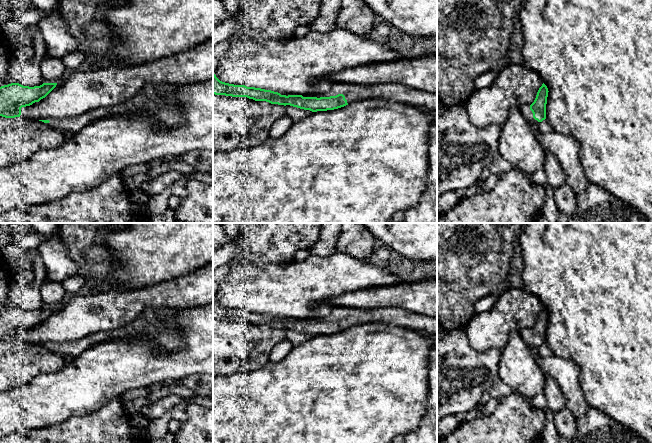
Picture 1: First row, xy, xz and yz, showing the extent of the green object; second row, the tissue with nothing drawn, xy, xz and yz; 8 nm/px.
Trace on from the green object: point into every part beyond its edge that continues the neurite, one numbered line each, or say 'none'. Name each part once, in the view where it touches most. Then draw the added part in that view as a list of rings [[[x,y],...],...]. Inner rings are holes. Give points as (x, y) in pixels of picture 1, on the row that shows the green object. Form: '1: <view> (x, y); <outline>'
1: xz (393, 91); [[[323,80],[315,84],[314,94],[302,96],[320,98],[336,96],[338,94],[343,94],[348,104],[365,99],[389,99],[437,111],[437,94],[428,95],[425,91],[414,90],[398,83],[359,85]]]

